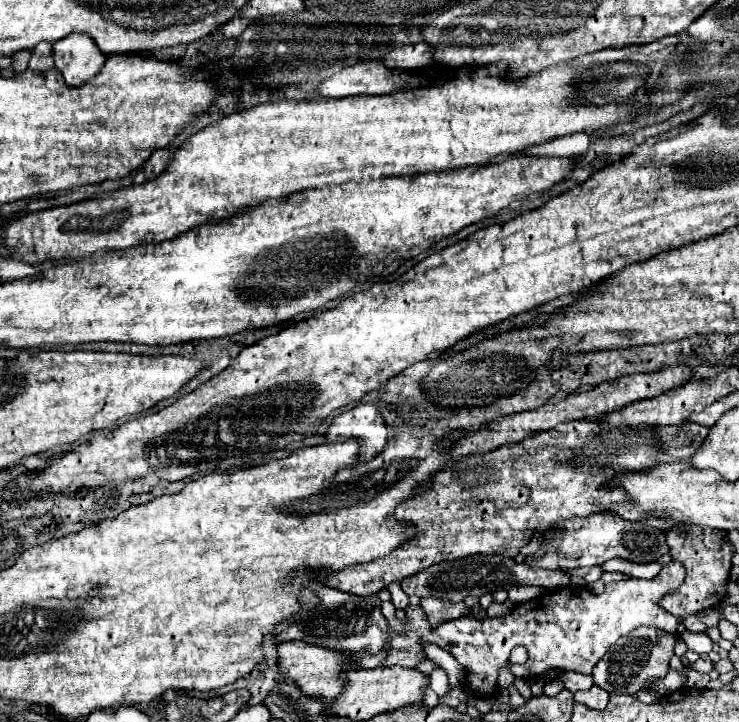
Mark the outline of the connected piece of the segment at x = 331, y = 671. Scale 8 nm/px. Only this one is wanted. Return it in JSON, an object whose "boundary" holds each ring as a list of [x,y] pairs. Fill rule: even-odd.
{"boundary":[[[282,642],[278,644],[278,672],[282,674],[282,682],[294,684],[300,688],[300,692],[312,700],[328,702],[340,688],[344,688],[344,682],[340,680],[340,672],[346,672],[348,656],[336,654],[326,648],[316,648],[310,644],[296,644],[296,642]]]}

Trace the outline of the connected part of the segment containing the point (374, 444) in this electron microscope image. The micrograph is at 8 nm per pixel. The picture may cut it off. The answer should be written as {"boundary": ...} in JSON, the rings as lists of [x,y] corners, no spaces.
{"boundary":[[[360,404],[352,410],[336,414],[324,436],[328,442],[344,442],[350,438],[358,440],[360,460],[368,462],[368,458],[372,460],[384,450],[390,432],[392,430],[384,424],[376,406]]]}

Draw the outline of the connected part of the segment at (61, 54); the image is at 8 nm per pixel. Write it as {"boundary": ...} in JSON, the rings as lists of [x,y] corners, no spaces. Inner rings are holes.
{"boundary":[[[72,34],[52,46],[54,68],[64,76],[68,86],[88,82],[100,70],[106,56],[96,48],[94,40],[84,34]]]}

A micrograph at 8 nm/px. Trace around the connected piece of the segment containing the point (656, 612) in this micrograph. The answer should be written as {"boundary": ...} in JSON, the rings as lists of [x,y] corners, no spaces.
{"boundary":[[[672,560],[662,566],[660,574],[652,580],[630,578],[624,582],[612,582],[606,584],[606,590],[602,594],[594,594],[582,586],[568,584],[540,598],[516,604],[514,610],[506,616],[474,618],[472,614],[466,614],[438,626],[430,626],[422,606],[406,606],[404,636],[388,626],[390,646],[382,666],[416,668],[426,658],[422,642],[436,644],[450,652],[456,662],[466,670],[468,686],[480,698],[492,698],[496,694],[498,670],[500,666],[508,664],[508,656],[514,646],[524,646],[528,650],[526,664],[510,664],[510,672],[516,678],[532,680],[548,670],[572,670],[580,674],[592,674],[592,668],[604,656],[604,652],[620,636],[630,634],[638,626],[654,626],[668,634],[676,632],[678,618],[658,608],[656,600],[660,600],[660,596],[664,596],[666,592],[678,588],[684,578],[684,564]]]}

